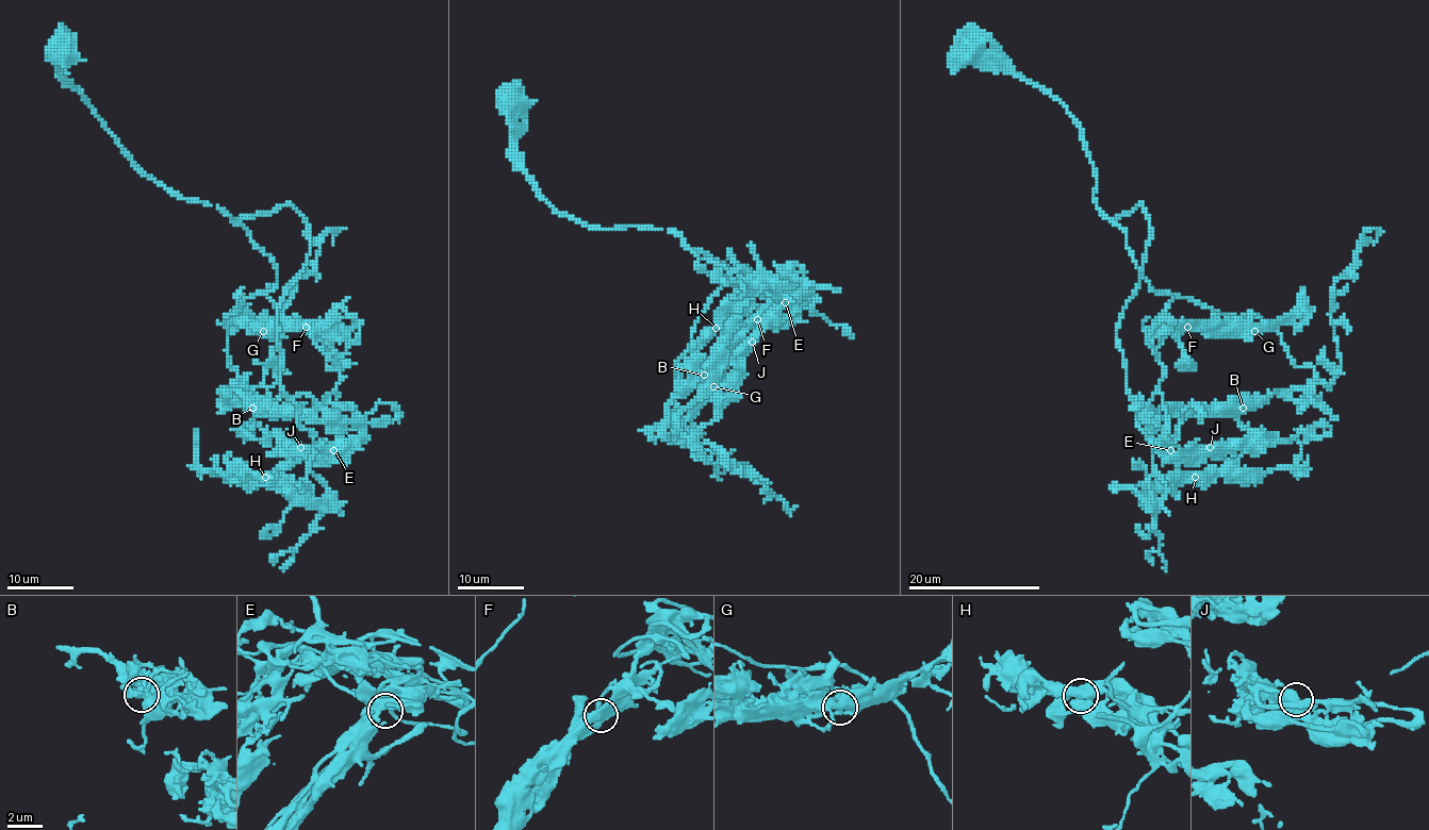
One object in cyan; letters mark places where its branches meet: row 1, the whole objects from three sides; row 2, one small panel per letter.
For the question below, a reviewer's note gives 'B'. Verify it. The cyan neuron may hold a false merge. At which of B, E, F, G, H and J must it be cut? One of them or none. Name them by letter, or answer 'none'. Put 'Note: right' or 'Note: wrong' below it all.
none
Note: wrong

